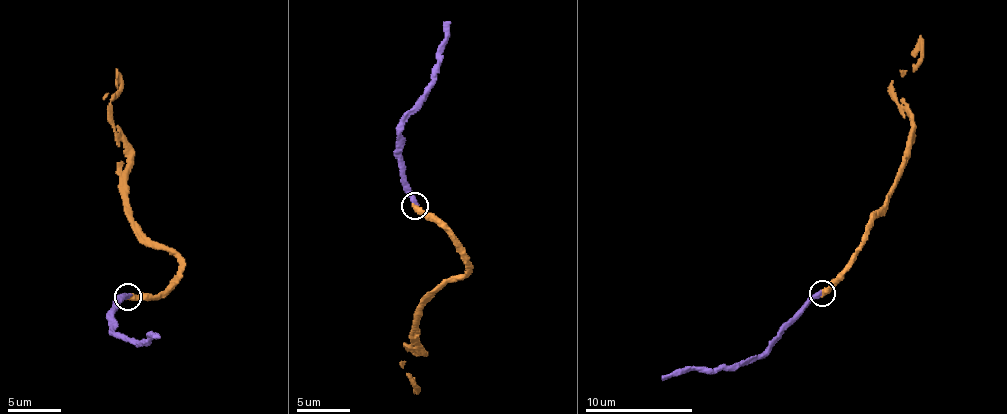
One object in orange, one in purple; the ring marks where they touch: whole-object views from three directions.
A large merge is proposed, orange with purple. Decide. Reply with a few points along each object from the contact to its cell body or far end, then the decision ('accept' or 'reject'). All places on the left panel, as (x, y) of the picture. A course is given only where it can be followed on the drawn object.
orange runs (128, 297), (167, 288), (179, 263), (145, 236), (127, 205), (128, 147), (106, 95), (118, 89), (115, 69); purple runs (128, 296), (113, 312), (111, 330), (143, 345), (147, 334), (159, 338); accept

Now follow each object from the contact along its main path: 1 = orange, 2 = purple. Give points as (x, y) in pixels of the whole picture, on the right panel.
1: (823, 293), (886, 205), (898, 176), (911, 112), (896, 101), (893, 81), (915, 68), (920, 36)
2: (820, 293), (765, 352), (720, 371), (687, 370), (663, 378)

